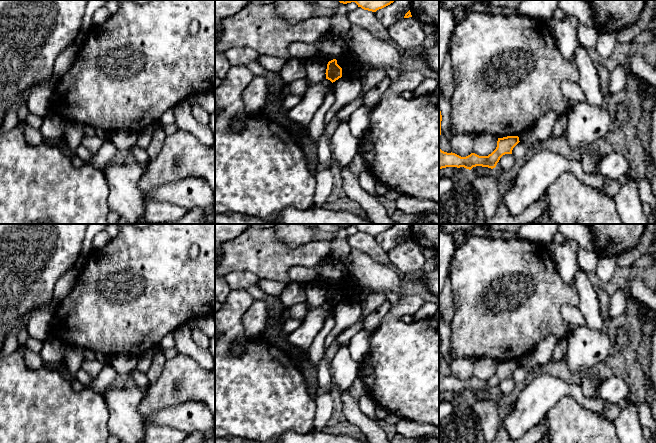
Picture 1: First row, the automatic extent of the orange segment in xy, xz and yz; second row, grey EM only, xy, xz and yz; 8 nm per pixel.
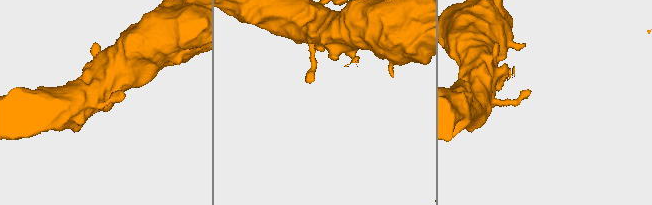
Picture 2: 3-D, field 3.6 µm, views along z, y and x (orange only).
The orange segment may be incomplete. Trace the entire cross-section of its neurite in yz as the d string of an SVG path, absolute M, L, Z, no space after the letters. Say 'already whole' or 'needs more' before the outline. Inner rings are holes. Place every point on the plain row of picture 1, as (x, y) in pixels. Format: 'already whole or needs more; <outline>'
already whole; M439 331L439 394L446 391L464 391L471 394L476 390L493 393L500 382L505 378L512 378L513 372L520 366L518 360L498 362L496 373L488 380L471 377L466 381L461 381L455 377L447 377L440 373L441 345L442 339Z

